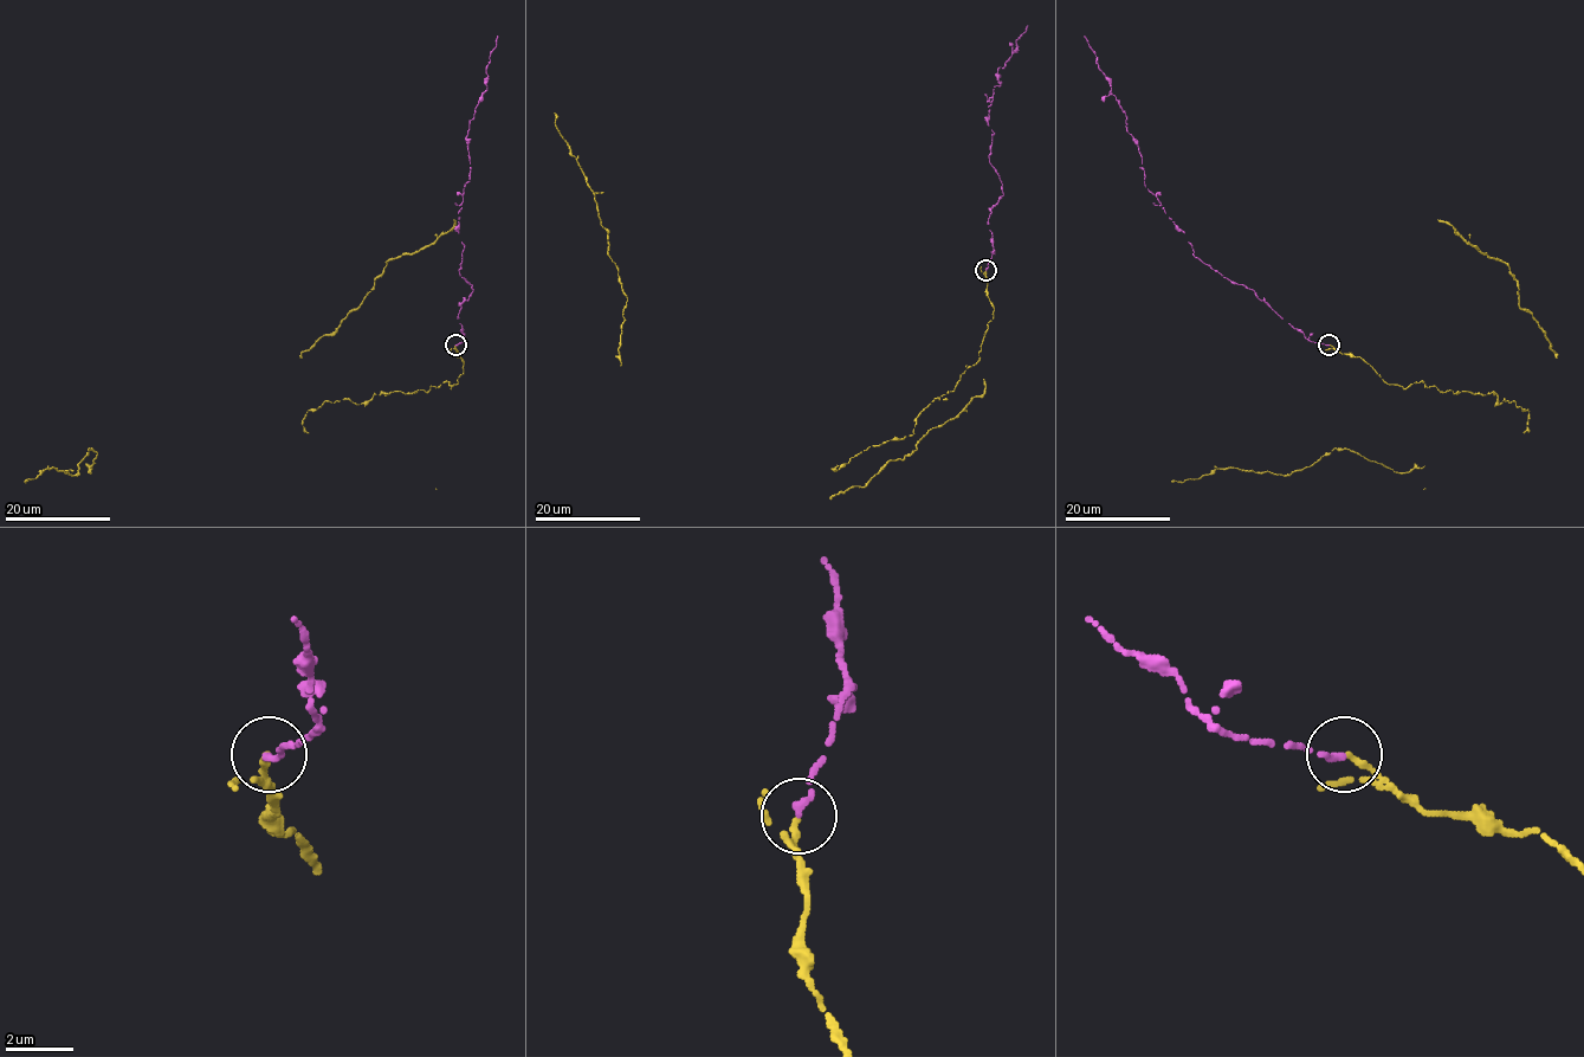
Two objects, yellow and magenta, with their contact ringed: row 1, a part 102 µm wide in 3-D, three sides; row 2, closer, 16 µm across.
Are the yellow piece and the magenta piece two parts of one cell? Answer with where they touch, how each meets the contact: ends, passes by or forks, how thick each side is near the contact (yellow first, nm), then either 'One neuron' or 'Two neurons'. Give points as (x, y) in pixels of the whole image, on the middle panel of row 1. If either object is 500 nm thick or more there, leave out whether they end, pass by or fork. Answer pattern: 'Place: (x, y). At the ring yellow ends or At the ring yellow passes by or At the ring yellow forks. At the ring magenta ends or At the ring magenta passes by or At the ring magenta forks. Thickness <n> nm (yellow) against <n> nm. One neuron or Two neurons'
Place: (986, 270). At the ring yellow ends. At the ring magenta ends. Thickness 190 nm (yellow) against 220 nm. One neuron

